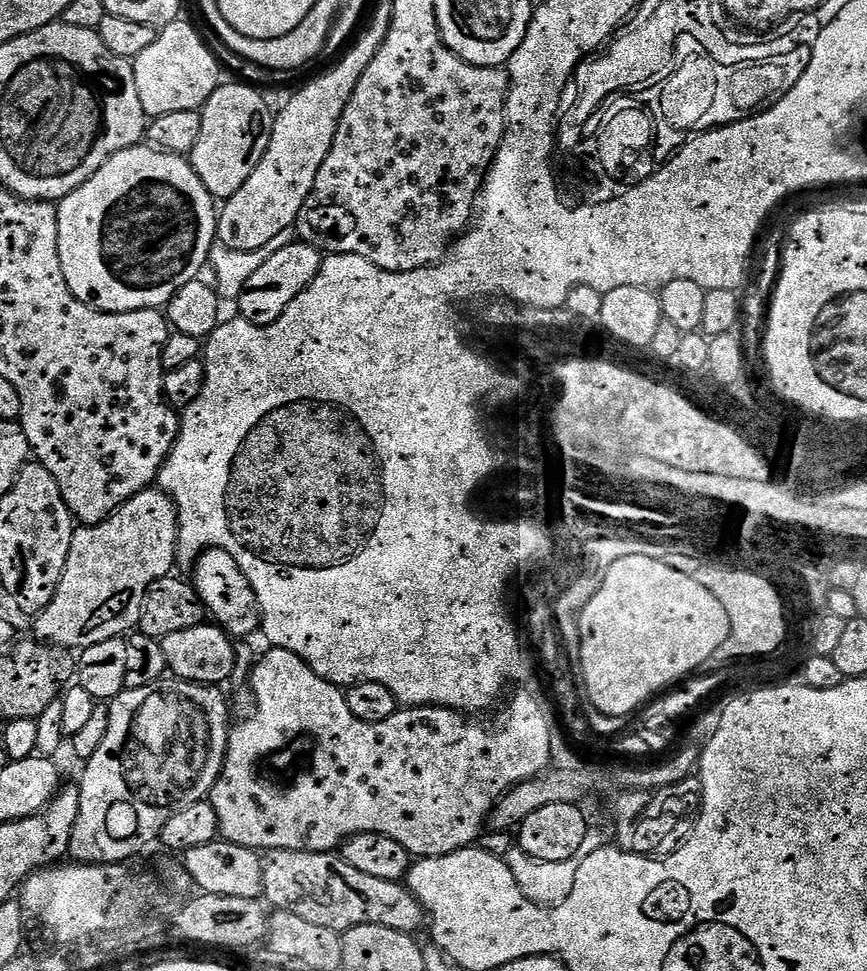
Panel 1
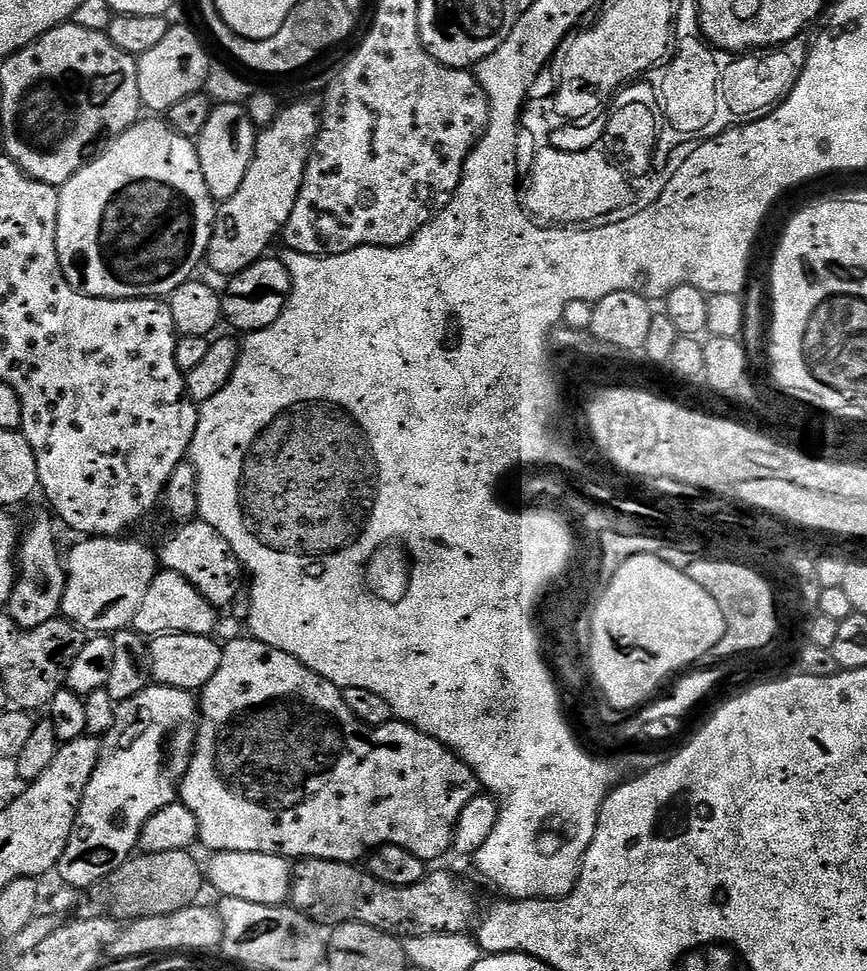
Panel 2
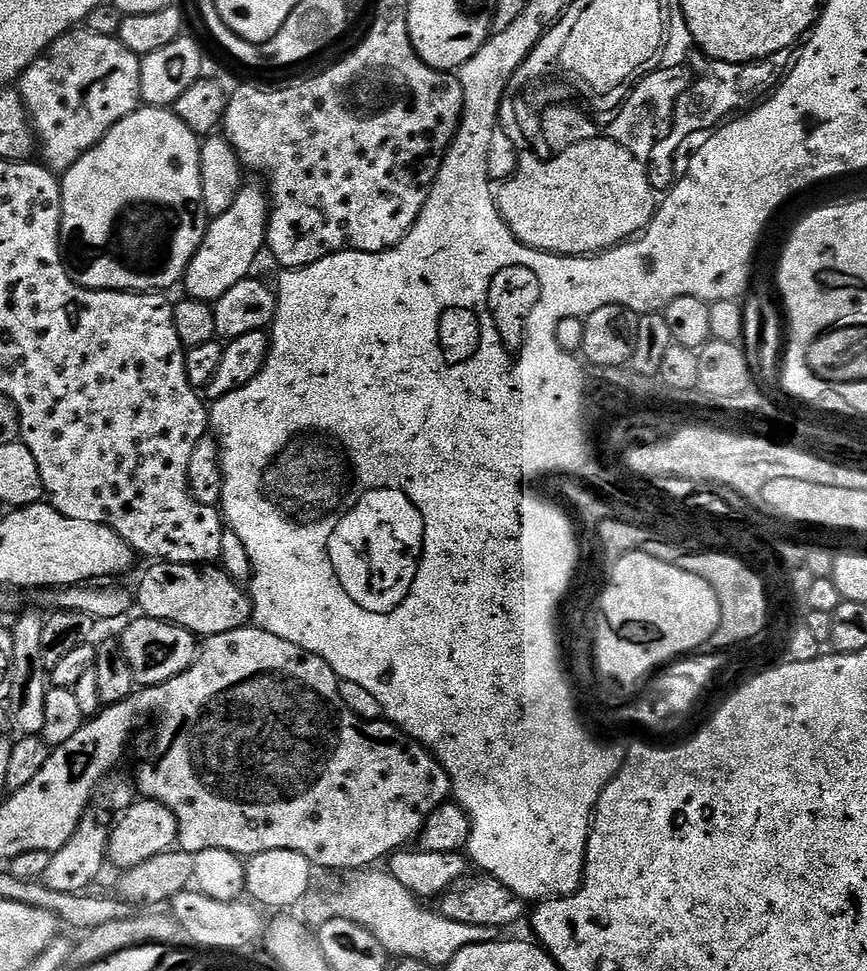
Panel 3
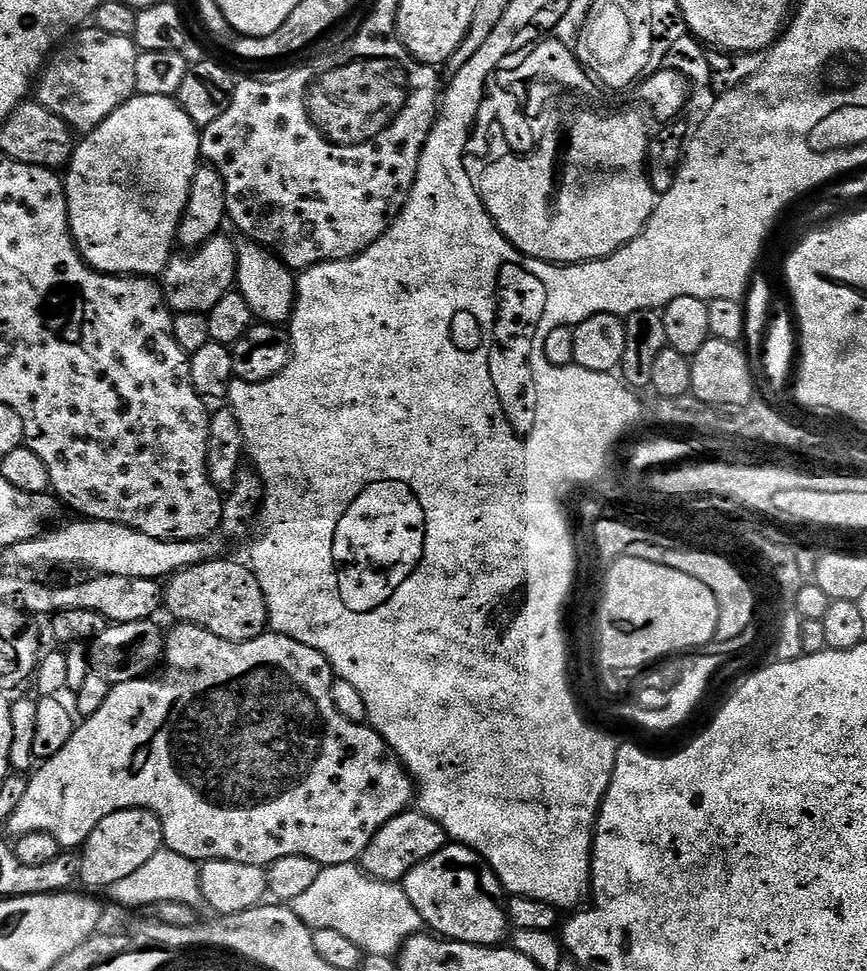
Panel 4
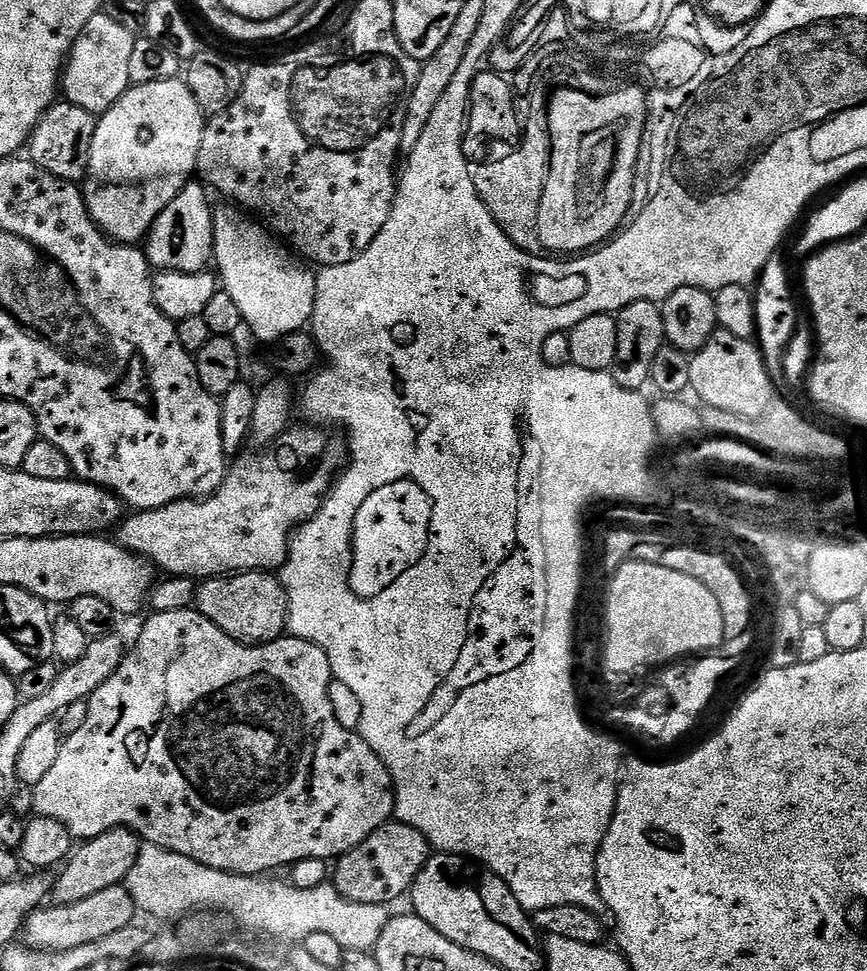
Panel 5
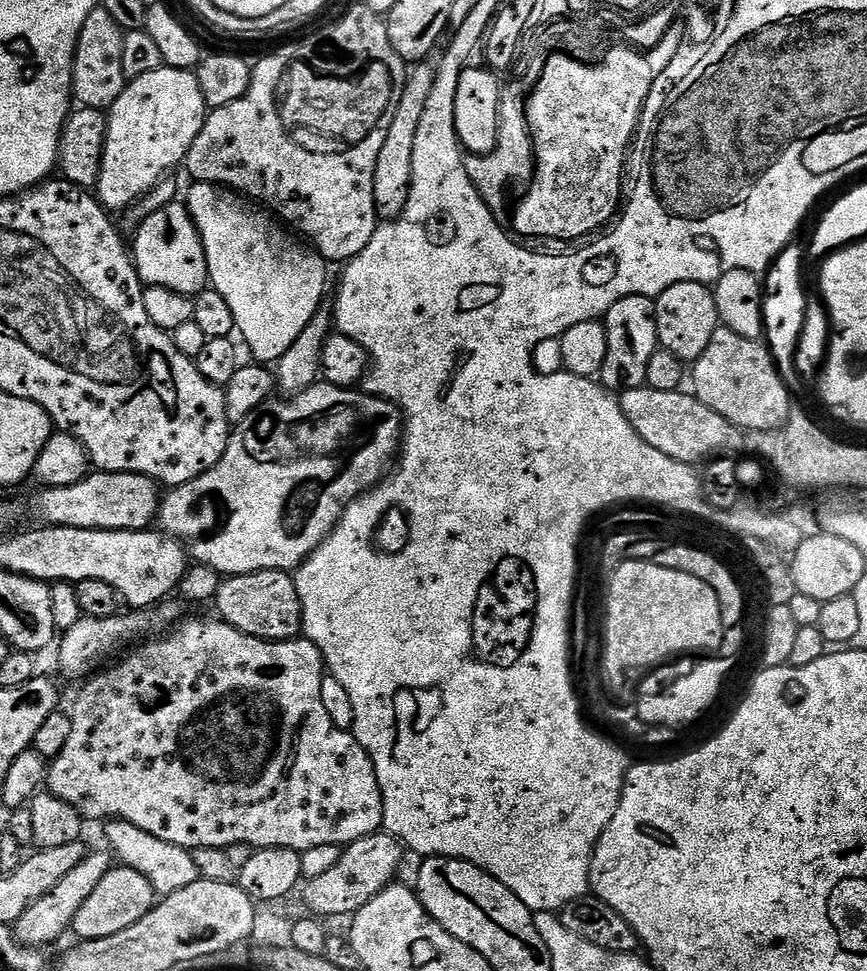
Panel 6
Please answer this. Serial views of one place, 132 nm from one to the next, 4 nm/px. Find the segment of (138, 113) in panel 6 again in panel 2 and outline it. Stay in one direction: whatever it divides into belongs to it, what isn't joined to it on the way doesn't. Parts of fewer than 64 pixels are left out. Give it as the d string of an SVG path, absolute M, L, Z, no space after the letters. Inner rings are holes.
M141 119L115 137L99 155L89 159L65 184L59 185L58 262L66 282L84 296L103 300L167 298L175 288L193 279L197 275L196 267L205 263L218 204L206 186L206 178L202 178L195 143L178 134L163 119L148 119L152 120Z

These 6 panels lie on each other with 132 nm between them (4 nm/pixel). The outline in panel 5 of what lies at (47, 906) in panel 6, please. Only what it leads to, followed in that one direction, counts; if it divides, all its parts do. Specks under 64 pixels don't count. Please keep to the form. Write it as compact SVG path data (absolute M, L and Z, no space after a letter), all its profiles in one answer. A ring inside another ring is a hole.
M111 828L98 834L98 838L85 840L69 855L63 865L64 873L52 881L50 900L52 904L73 904L98 890L106 890L115 884L124 884L142 847L136 833L127 828Z

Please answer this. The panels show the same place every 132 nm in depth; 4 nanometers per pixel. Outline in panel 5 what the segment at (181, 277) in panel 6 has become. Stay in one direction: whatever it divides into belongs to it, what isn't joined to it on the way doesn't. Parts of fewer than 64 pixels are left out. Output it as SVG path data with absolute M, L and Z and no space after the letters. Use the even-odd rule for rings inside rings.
M189 182L174 198L174 202L170 202L170 206L158 214L142 248L153 269L161 272L203 272L213 263L214 208L213 205L208 205L207 194L209 195L203 183Z

